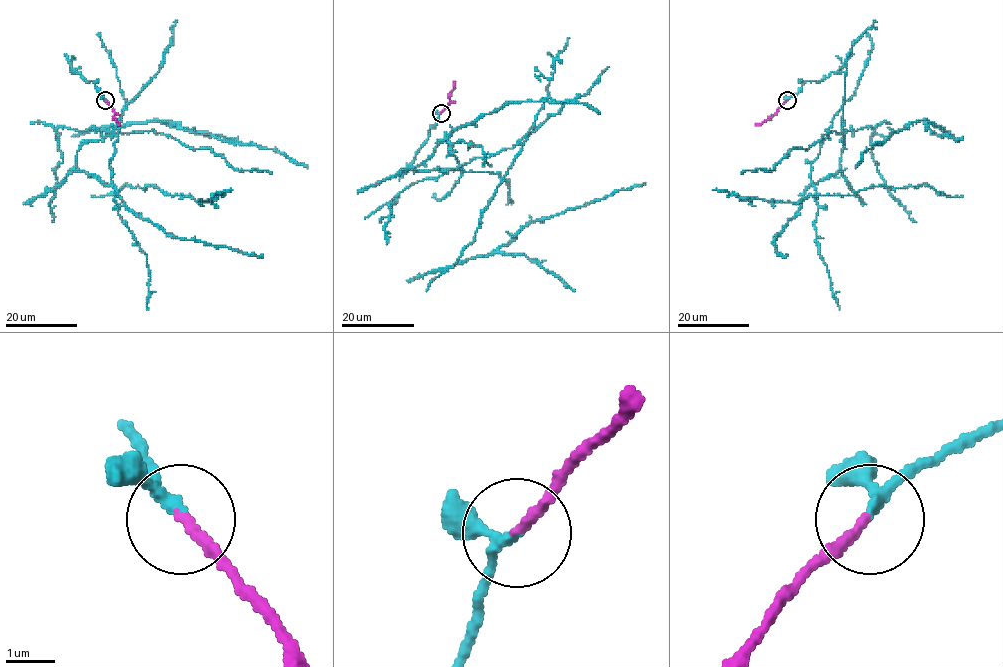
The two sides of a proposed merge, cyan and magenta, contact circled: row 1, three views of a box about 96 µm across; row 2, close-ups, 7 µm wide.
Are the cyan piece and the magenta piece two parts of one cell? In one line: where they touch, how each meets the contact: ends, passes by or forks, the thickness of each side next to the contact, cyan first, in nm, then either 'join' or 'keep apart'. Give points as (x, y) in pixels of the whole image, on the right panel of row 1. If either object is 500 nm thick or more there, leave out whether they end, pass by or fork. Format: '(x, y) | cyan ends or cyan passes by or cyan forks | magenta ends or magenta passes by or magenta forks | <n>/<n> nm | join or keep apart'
(787, 100) | cyan passes by | magenta ends | 170/240 nm | join

